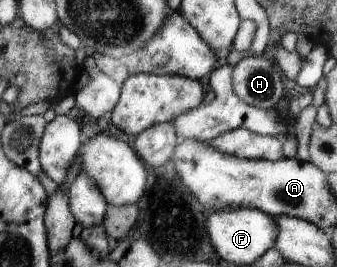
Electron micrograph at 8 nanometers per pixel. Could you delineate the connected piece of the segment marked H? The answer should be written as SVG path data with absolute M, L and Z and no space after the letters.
M265 54L243 57L232 71L234 91L245 103L273 110L283 97L281 71Z

